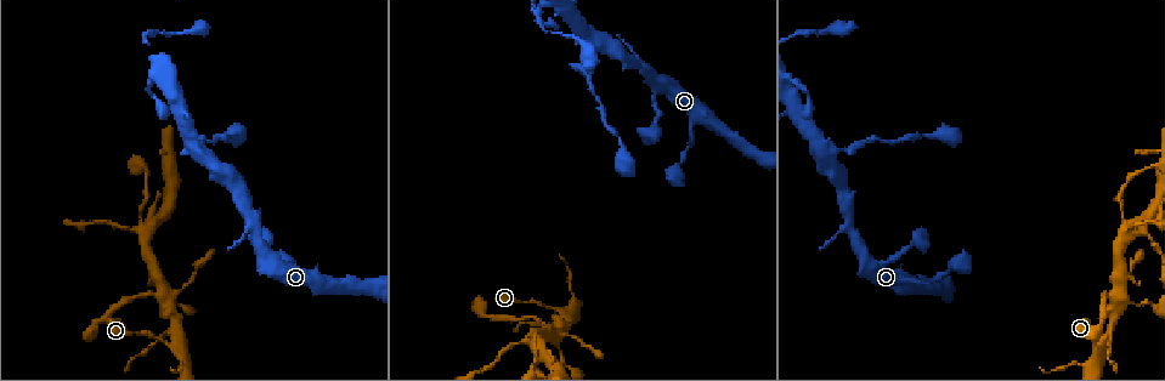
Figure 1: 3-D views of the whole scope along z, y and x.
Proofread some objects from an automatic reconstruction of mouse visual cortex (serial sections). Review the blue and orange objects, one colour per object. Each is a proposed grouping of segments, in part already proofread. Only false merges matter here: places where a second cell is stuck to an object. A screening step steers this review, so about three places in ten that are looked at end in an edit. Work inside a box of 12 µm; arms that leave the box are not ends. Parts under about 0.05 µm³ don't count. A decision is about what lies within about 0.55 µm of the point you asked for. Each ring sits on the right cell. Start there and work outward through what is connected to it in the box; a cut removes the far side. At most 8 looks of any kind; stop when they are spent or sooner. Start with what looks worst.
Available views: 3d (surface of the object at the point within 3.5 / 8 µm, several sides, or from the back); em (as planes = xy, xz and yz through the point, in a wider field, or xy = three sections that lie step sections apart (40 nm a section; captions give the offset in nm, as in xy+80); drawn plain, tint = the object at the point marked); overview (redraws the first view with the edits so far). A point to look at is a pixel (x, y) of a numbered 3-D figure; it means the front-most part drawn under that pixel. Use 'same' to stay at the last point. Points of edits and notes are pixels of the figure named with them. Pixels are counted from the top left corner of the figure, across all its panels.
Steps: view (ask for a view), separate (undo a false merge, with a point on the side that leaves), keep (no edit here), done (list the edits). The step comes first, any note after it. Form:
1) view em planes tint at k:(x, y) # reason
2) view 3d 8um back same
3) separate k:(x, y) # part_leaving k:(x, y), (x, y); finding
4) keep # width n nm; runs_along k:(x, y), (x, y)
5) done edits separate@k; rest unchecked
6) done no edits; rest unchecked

view 3d 8um at 1:(560, 311) # sharp bend

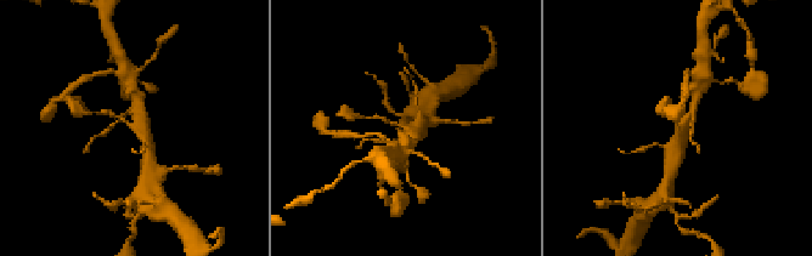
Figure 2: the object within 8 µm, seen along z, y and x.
view em planes tint at 2:(677, 126) # need the tissue

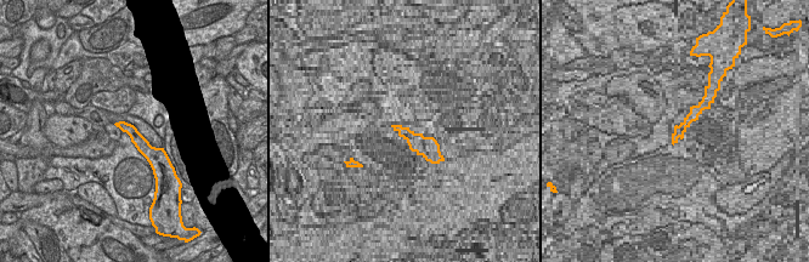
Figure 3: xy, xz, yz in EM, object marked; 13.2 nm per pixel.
keep # runs_along 2:(376, 117), (407, 129), (410, 146); all the same cell

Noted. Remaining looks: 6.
view 3d 3.5um at 1:(148, 225) # four or more arms meet

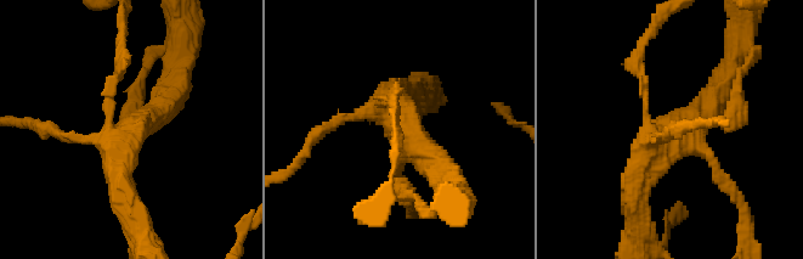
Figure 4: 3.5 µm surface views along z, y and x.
view em planes tint at 4:(407, 132) # need the tissue

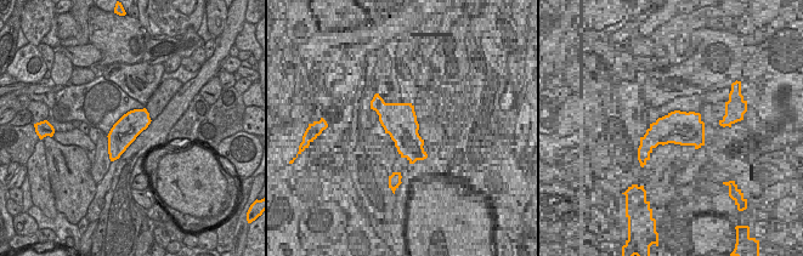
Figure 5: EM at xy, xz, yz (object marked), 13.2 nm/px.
keep # runs_along 4:(634, 187), (654, 142), (725, 83); all the same cell

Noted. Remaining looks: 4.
view 3d 3.5um at 1:(826, 157)

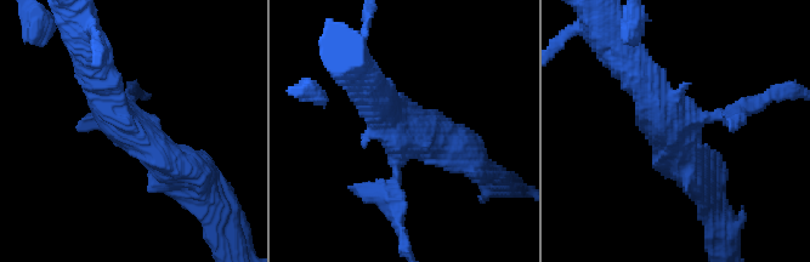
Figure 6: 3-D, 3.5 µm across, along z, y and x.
view em xy step 2 tint at 6:(140, 136) # arms 3; arm_widths 200, 450, 500 nm; need the tissue

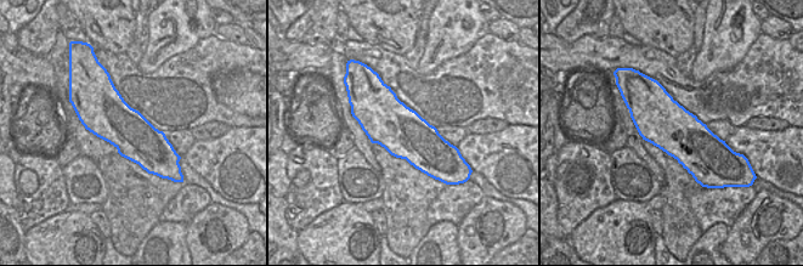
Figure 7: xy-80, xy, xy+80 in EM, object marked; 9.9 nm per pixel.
view em planes tint same

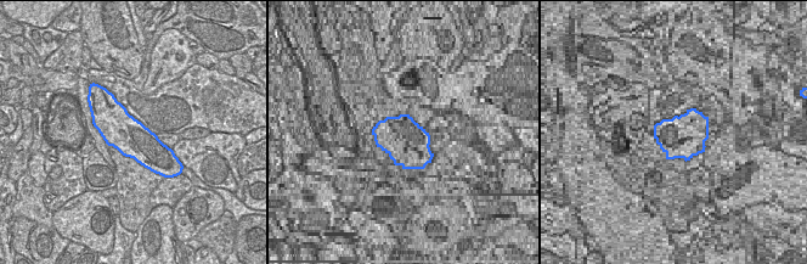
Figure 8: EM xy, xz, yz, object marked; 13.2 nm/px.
keep # runs_along 6:(199, 183), (109, 109), (98, 75); all the same cell

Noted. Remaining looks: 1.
done no edits; rest unchecked

